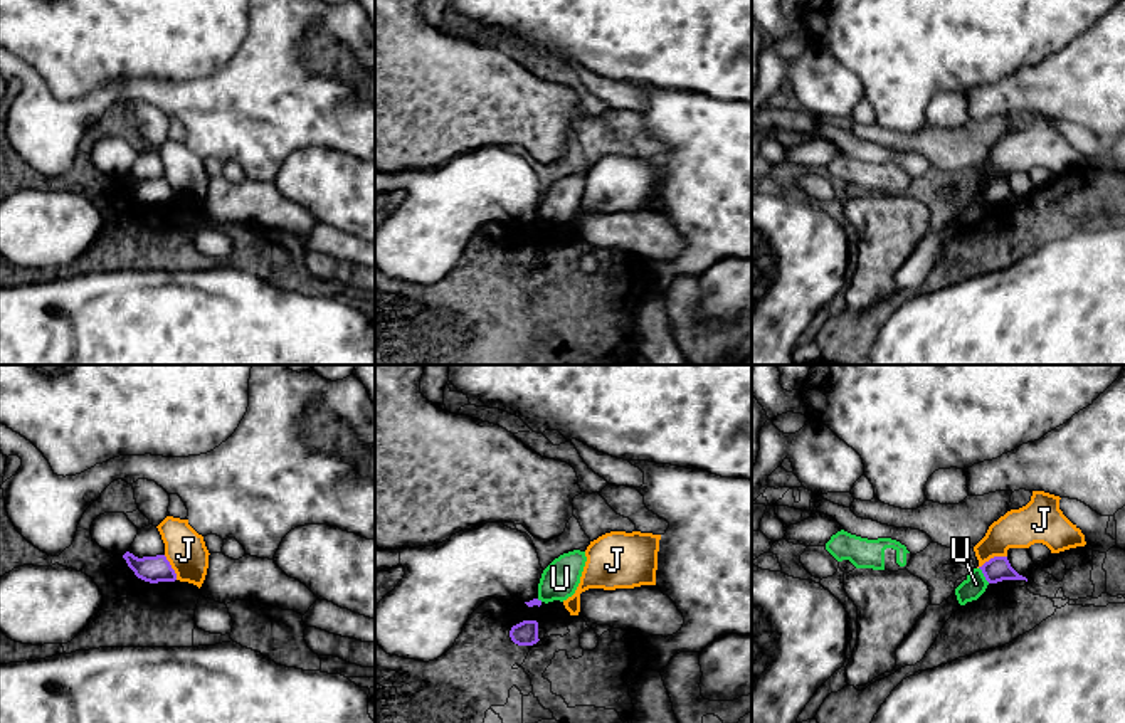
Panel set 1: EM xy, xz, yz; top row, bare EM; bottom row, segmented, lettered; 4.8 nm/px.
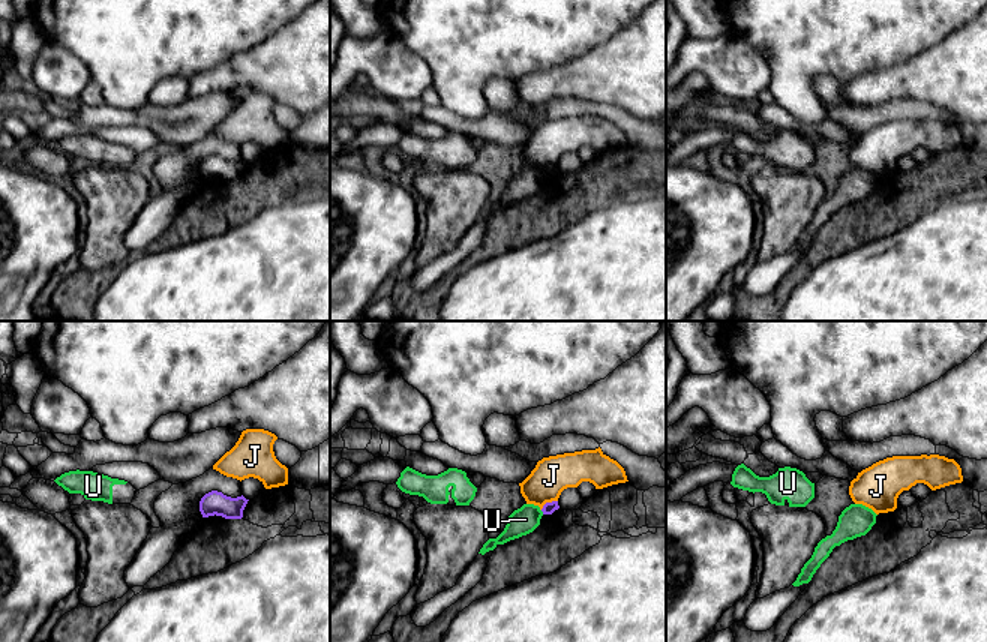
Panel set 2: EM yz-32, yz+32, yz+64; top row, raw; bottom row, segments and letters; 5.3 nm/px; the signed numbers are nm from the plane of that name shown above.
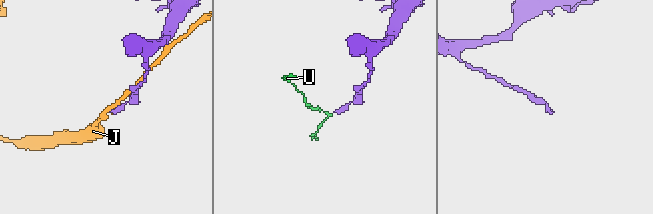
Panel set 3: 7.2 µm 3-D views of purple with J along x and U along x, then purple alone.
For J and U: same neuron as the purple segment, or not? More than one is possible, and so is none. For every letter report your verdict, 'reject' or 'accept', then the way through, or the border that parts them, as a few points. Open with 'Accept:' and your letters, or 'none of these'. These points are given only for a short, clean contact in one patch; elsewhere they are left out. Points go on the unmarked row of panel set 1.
Accept: none of these
J: reject
U: reject; border yz (979, 190), (989, 205)

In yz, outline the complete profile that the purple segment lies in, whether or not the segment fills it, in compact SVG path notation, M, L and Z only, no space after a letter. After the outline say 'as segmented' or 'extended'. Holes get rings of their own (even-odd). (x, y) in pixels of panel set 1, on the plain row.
M994 180L979 190L989 207L997 207L1002 203L1026 203L1026 200L1019 198L1009 187L1007 180Z | as segmented

